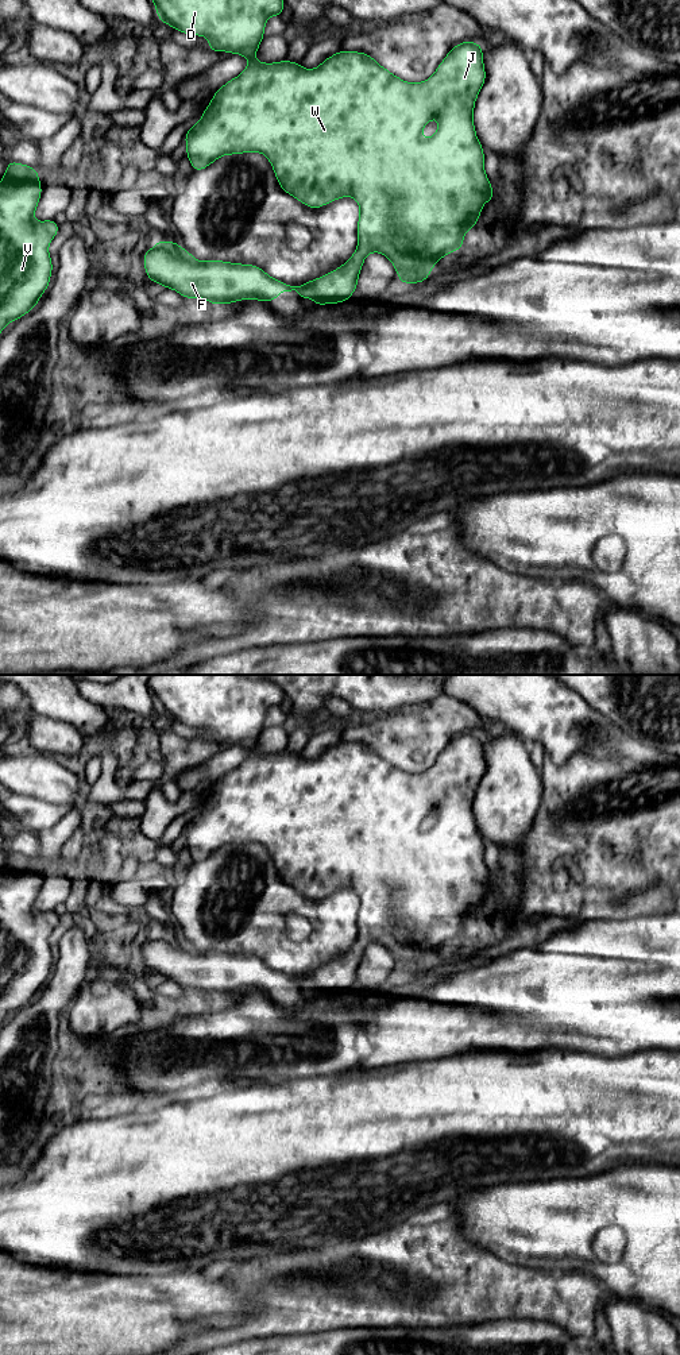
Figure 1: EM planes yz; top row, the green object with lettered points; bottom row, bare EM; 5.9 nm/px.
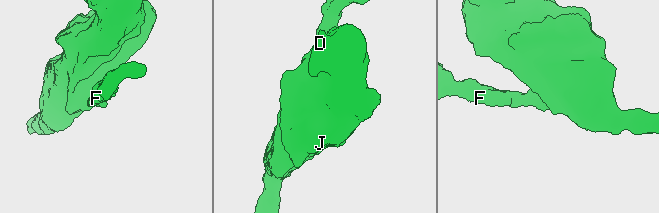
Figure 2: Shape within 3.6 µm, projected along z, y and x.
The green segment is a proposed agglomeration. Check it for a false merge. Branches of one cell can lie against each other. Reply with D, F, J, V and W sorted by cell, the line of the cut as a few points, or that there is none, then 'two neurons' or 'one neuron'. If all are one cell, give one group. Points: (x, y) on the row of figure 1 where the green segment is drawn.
groups D F J V W; cut none; one neuron

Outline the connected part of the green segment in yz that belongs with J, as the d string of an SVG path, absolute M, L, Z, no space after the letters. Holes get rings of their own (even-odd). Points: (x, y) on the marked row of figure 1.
M152 0L157 15L163 24L171 26L175 31L181 31L186 35L205 36L210 40L206 49L212 51L228 51L232 54L240 54L247 58L250 63L235 78L225 82L219 90L215 90L213 99L204 107L201 120L193 124L183 140L186 142L186 157L194 171L206 169L215 161L223 155L244 154L244 153L260 153L267 157L273 166L274 174L282 190L297 198L304 205L317 209L335 200L343 197L353 197L359 205L360 215L358 219L358 247L352 256L343 263L339 269L327 273L320 278L314 278L301 286L290 286L279 279L270 277L264 270L255 265L232 263L224 260L209 259L206 262L197 260L189 251L182 248L177 242L162 242L157 239L157 244L143 254L143 265L146 274L151 282L158 282L162 287L173 289L185 298L205 298L213 306L221 304L233 304L240 300L258 300L262 302L270 302L279 297L281 292L295 290L300 298L310 298L317 305L341 304L348 301L352 293L358 289L358 278L360 275L364 259L371 252L383 254L394 266L401 283L421 283L426 281L433 270L434 265L448 255L449 252L460 251L464 242L464 235L468 229L474 228L479 221L483 205L491 200L495 201L492 194L492 185L484 171L484 153L480 144L475 124L474 124L474 108L480 89L486 81L486 69L483 62L482 46L476 42L464 40L453 46L436 72L422 82L407 82L385 69L371 55L360 51L337 51L336 54L324 59L316 69L304 69L300 62L290 62L287 59L266 63L255 59L256 51L264 38L266 20L270 16L281 16L285 9L285 0ZM436 117L438 120L438 128L433 136L424 139L421 136L424 127Z

